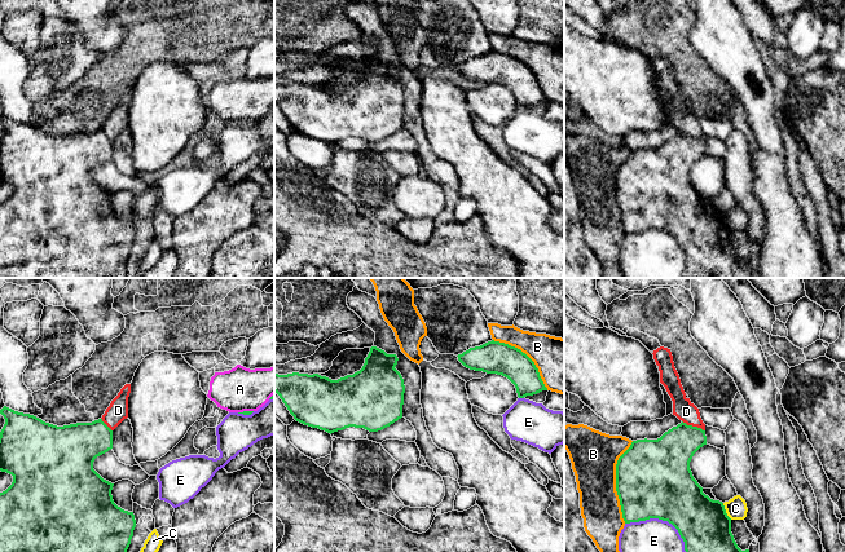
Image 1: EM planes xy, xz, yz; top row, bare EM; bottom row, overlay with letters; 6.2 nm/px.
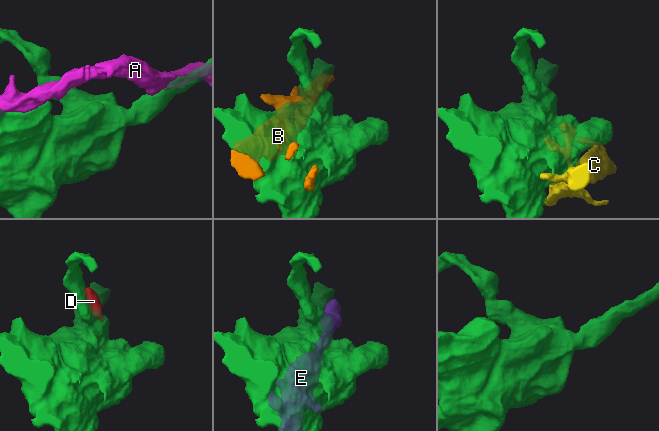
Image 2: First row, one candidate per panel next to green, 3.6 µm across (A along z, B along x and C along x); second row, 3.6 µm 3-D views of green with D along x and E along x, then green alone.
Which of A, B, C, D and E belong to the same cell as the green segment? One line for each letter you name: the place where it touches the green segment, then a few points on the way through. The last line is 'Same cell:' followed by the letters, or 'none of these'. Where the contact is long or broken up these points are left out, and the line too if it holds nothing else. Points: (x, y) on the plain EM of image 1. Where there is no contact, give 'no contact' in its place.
Same cell: none of these

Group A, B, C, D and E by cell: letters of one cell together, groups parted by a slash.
A / B / C / D / E

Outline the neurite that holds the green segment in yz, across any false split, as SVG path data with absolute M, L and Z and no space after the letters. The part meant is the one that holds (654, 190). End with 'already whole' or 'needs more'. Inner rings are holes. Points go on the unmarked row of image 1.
M681 133L657 150L637 150L616 175L616 202L625 234L659 229L672 234L685 252L683 278L752 278L749 260L741 261L731 243L731 229L719 211L703 203L690 172L707 155L705 141Z | already whole

